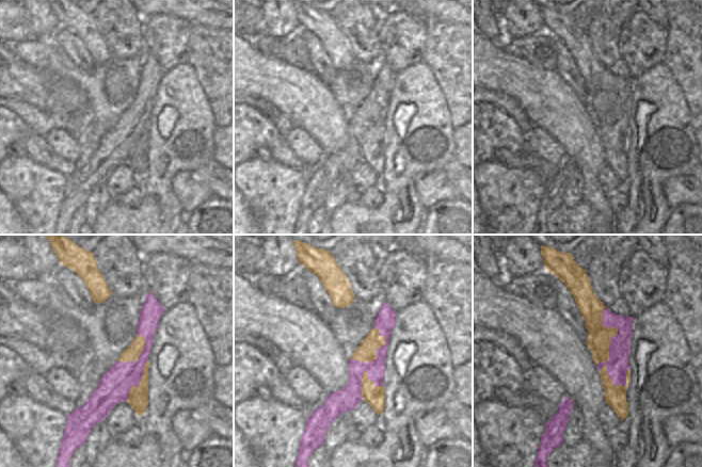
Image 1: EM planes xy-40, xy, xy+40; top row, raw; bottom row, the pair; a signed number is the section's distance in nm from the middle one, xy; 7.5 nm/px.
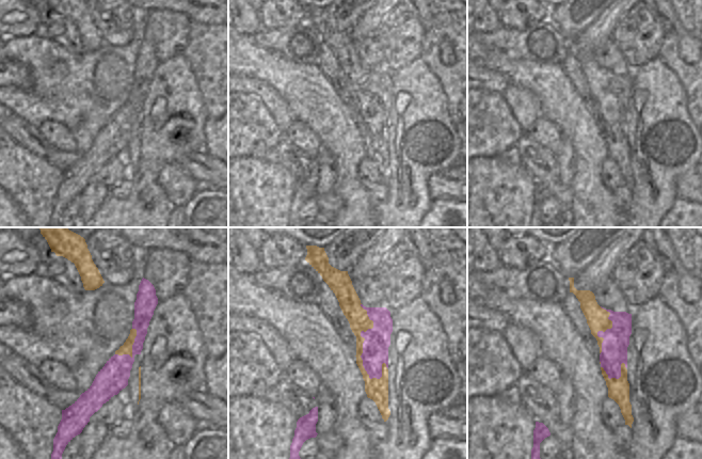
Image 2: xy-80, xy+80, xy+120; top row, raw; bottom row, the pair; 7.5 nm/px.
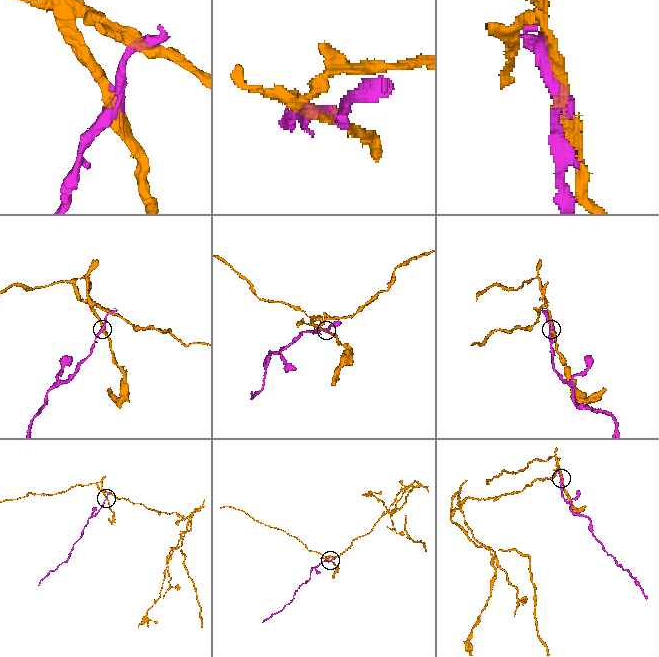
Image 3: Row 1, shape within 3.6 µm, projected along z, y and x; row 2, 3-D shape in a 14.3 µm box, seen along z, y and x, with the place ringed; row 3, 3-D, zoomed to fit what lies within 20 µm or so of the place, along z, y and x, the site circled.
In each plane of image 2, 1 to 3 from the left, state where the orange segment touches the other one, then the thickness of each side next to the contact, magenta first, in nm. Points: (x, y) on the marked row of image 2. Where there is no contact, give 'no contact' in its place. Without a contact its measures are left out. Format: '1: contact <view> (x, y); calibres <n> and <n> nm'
1: contact xy-80 (132, 349); calibres 220 and 80 nm
2: contact xy+80 (364, 342); calibres 190 and 150 nm
3: contact xy+120 (605, 331); calibres 190 and 160 nm

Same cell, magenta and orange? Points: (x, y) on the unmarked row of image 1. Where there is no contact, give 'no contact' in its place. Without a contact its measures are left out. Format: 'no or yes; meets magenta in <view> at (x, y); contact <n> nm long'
no; meets magenta in xy+40 at (617, 96); contact 440 nm long

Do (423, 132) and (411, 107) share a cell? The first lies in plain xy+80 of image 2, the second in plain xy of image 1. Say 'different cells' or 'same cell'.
same cell

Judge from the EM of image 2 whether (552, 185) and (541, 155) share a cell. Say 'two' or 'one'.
one

